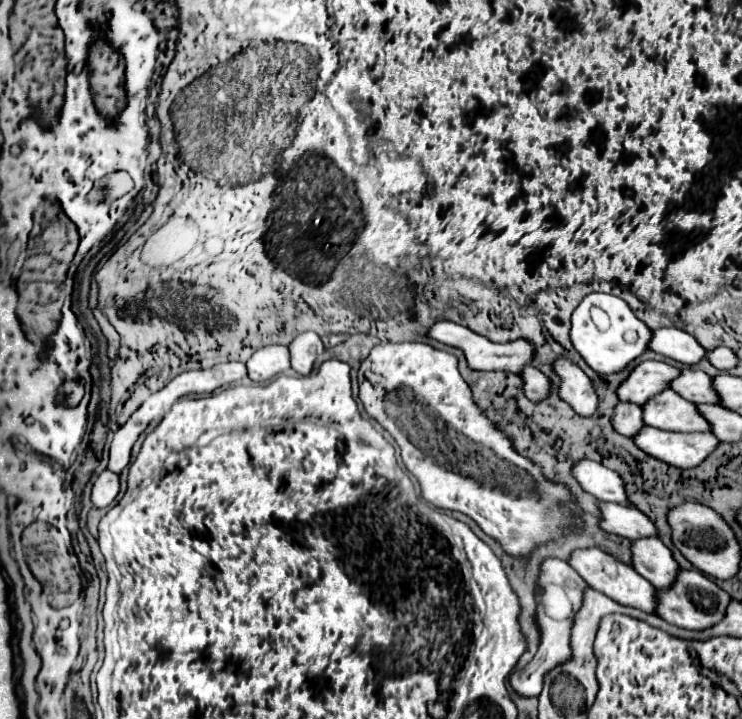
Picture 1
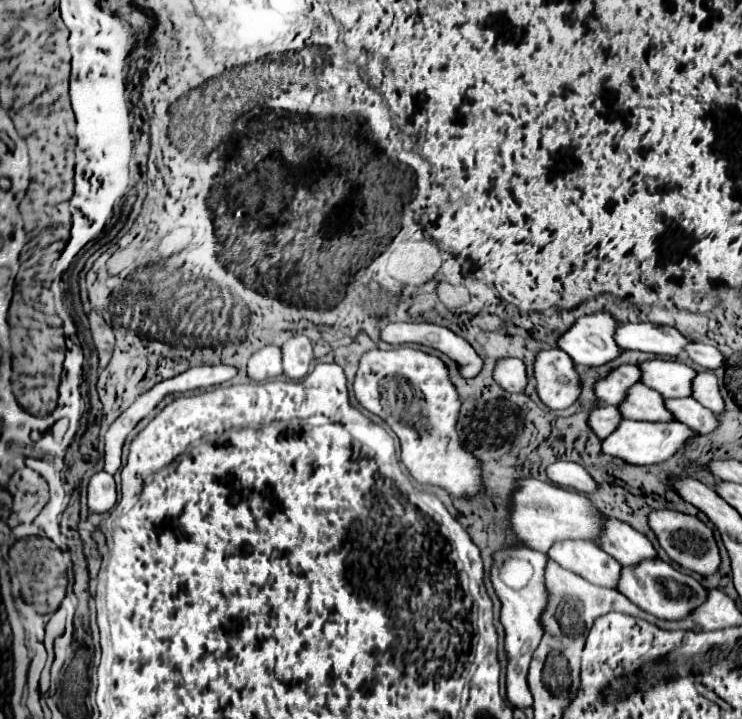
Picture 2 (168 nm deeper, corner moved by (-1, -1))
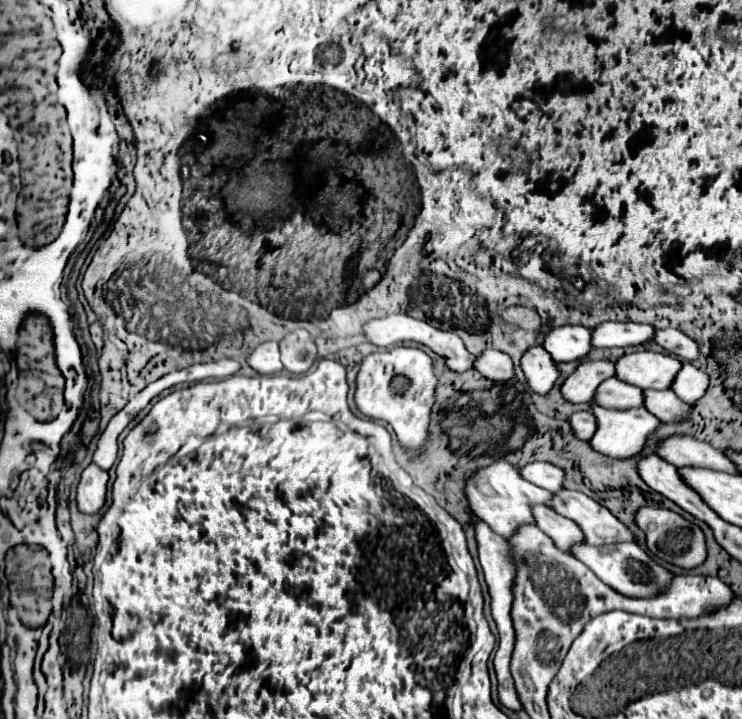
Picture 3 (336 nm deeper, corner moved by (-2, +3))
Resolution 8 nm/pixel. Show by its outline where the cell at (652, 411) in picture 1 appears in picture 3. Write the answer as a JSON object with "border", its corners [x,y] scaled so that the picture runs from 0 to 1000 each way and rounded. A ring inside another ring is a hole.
{"border":[[[818,526],[815,531],[810,531],[799,556],[807,565],[829,567],[829,570],[848,570],[848,567],[867,565],[864,542],[858,537],[848,537],[845,531],[837,531],[832,526]]]}

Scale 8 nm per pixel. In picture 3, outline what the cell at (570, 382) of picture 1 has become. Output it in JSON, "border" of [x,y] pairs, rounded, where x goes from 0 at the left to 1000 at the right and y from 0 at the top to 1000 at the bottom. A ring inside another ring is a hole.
{"border":[[[718,481],[702,495],[702,515],[713,540],[724,548],[737,548],[753,523],[748,506],[743,503],[740,492],[729,487],[729,481]]]}

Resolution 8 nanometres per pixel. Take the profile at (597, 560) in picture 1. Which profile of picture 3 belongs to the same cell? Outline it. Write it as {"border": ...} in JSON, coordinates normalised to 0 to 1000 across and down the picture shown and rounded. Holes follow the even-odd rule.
{"border":[[[721,701],[716,704],[718,709],[718,720],[724,726],[724,734],[732,737],[737,745],[743,745],[743,751],[756,759],[756,765],[770,768],[772,754],[786,754],[786,743],[783,734],[778,734],[775,726],[756,720],[753,715],[745,715],[745,709],[740,709],[732,701]]]}

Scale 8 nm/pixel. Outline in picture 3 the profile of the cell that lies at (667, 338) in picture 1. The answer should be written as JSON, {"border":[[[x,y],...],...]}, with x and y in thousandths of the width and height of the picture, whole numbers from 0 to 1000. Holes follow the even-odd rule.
{"border":[[[810,448],[796,459],[799,484],[845,484],[872,478],[880,470],[880,453],[856,448]]]}

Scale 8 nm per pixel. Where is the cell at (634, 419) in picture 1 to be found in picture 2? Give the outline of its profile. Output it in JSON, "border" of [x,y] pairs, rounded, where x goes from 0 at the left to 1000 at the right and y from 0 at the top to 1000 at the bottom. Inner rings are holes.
{"border":[[[806,565],[795,576],[795,595],[809,609],[819,609],[822,601],[827,601],[833,595],[836,584],[838,584],[838,576],[836,576],[833,565]]]}

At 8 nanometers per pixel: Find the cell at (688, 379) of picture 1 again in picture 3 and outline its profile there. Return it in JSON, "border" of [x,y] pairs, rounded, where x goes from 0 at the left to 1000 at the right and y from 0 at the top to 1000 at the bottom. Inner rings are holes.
{"border":[[[877,487],[850,490],[829,503],[829,526],[853,534],[864,542],[883,540],[896,542],[904,537],[918,503],[902,492],[888,492]]]}

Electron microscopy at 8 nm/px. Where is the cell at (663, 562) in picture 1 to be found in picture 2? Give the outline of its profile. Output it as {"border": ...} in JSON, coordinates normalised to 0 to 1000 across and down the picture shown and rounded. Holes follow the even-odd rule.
{"border":[[[819,720],[819,737],[814,737],[814,748],[803,754],[838,787],[860,787],[863,782],[887,773],[879,754],[868,743],[827,720]]]}

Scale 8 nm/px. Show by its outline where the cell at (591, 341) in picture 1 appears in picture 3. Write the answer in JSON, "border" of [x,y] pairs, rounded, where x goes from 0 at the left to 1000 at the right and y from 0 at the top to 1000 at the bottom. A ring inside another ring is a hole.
{"border":[[[745,453],[732,473],[732,484],[745,503],[770,503],[786,498],[794,481],[794,456],[788,453]]]}

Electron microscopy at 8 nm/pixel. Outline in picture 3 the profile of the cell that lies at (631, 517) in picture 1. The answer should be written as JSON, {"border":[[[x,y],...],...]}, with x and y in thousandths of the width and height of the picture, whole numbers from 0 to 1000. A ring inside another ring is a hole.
{"border":[[[670,640],[654,651],[646,651],[635,665],[627,668],[627,690],[629,690],[635,712],[643,720],[659,729],[659,734],[675,743],[678,748],[686,748],[702,729],[721,729],[716,715],[716,701],[721,698],[735,701],[743,693],[743,684],[729,682],[726,676],[718,676],[716,670],[708,670],[697,659],[697,651],[691,651],[681,640]]]}

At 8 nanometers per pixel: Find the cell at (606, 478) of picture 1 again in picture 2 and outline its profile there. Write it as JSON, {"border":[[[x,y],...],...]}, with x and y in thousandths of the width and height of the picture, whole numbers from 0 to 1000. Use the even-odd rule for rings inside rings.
{"border":[[[747,643],[739,648],[739,665],[755,676],[763,676],[763,679],[774,679],[779,684],[787,684],[787,687],[798,687],[809,679],[809,673],[795,662],[795,656],[779,645],[779,643]]]}

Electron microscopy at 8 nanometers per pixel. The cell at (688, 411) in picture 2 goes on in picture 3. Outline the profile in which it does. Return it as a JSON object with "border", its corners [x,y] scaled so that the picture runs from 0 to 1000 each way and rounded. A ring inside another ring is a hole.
{"border":[[[869,542],[867,562],[891,587],[918,587],[931,573],[931,565],[918,559],[904,542]]]}

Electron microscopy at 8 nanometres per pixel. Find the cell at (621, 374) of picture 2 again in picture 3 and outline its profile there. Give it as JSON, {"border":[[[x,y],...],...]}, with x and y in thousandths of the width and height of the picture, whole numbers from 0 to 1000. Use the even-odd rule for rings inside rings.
{"border":[[[791,501],[783,503],[775,517],[761,526],[756,537],[756,548],[770,562],[796,559],[805,537],[826,523],[826,503],[821,501]]]}

